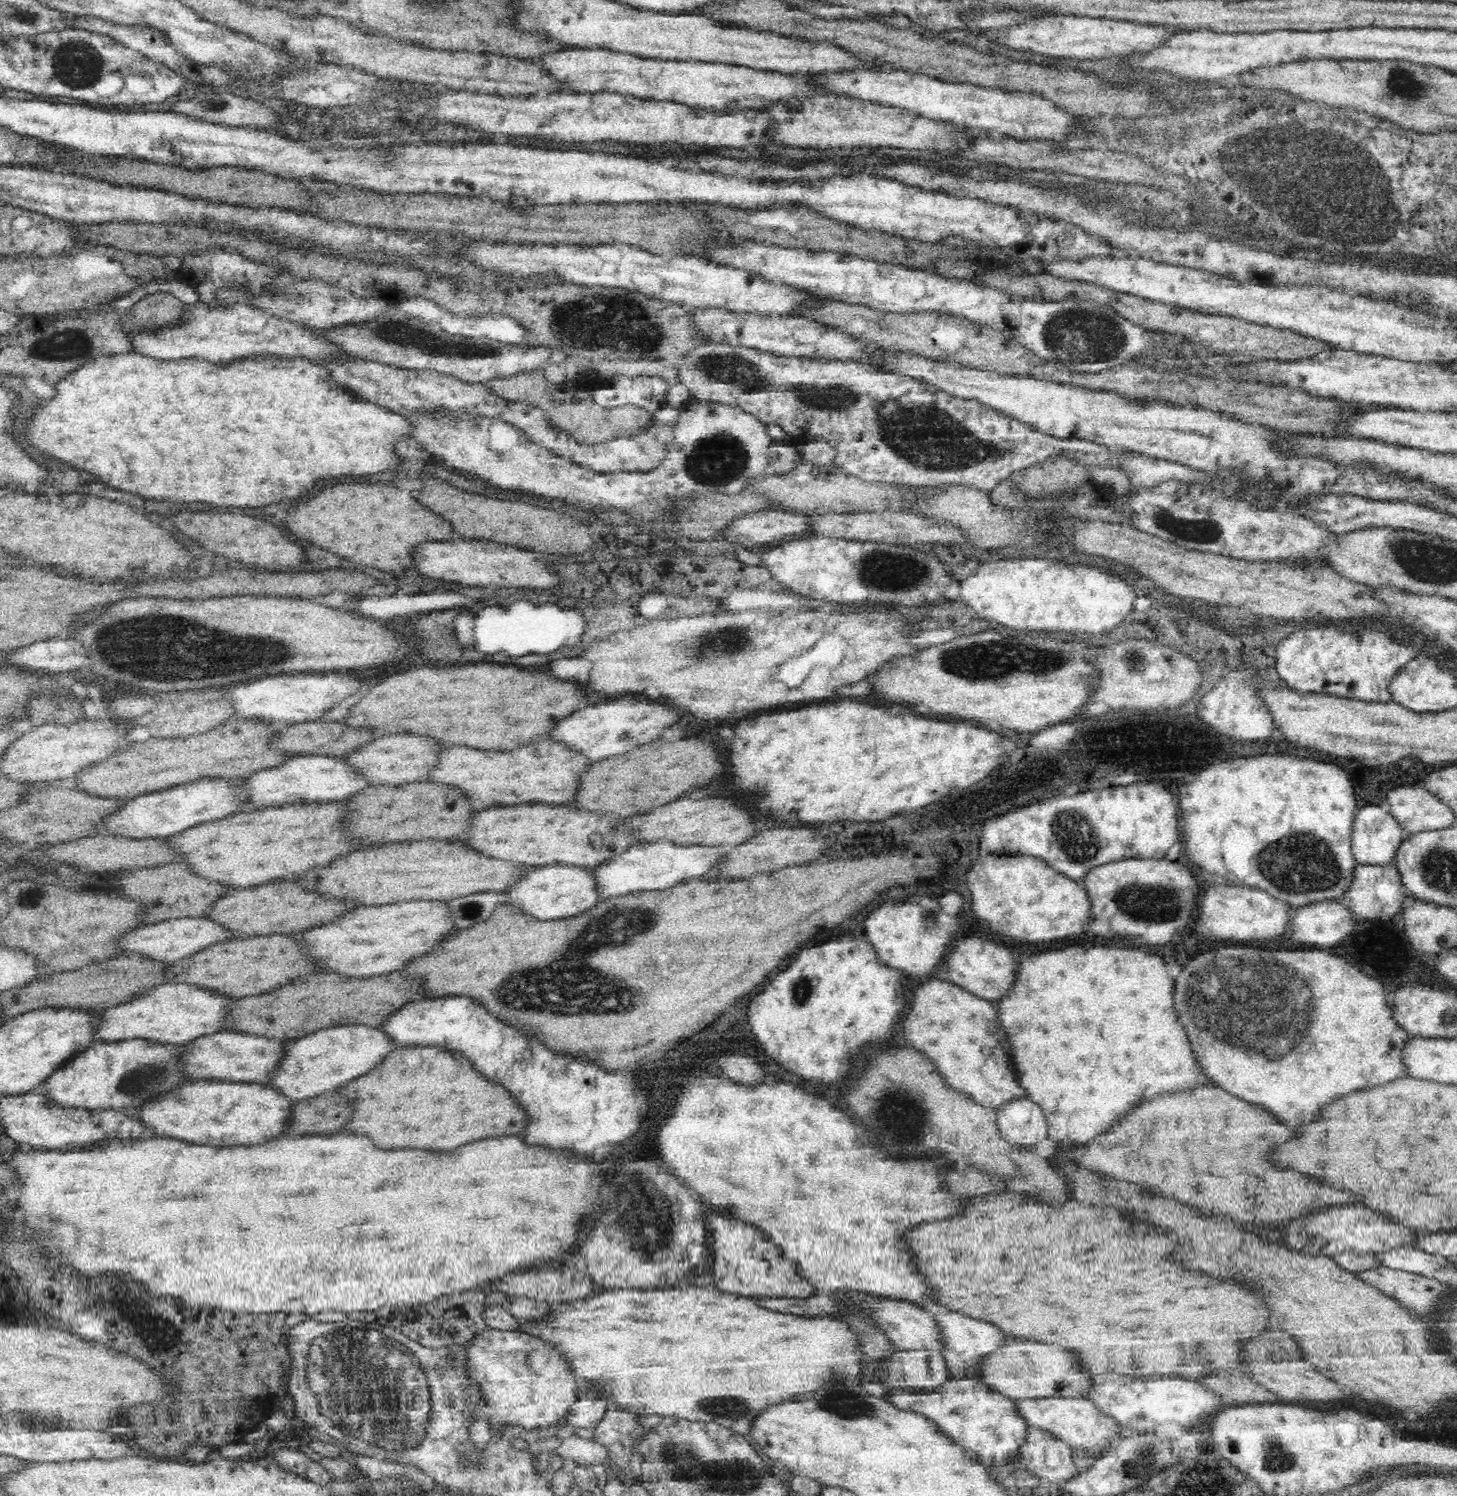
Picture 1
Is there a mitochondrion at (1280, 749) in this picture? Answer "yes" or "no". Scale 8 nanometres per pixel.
no

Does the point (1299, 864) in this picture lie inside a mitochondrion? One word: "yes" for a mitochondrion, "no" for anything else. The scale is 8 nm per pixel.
yes

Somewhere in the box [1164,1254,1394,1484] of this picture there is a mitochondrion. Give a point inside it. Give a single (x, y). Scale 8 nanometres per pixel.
(1277, 1456)

